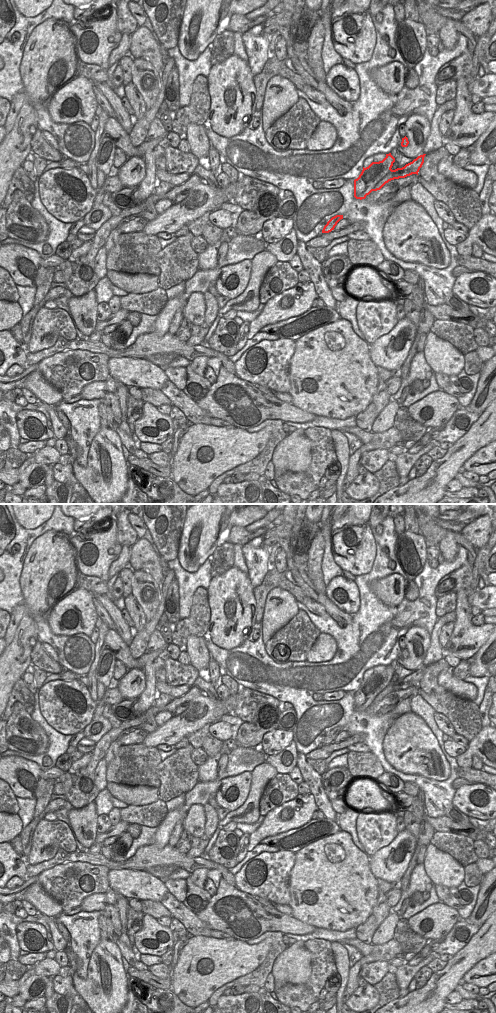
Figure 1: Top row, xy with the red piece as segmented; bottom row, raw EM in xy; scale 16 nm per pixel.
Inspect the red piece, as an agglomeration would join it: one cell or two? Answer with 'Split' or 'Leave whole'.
Split

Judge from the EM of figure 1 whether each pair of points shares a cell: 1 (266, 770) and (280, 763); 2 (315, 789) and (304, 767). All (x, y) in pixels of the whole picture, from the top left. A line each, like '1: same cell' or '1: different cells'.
1: different cells
2: same cell

